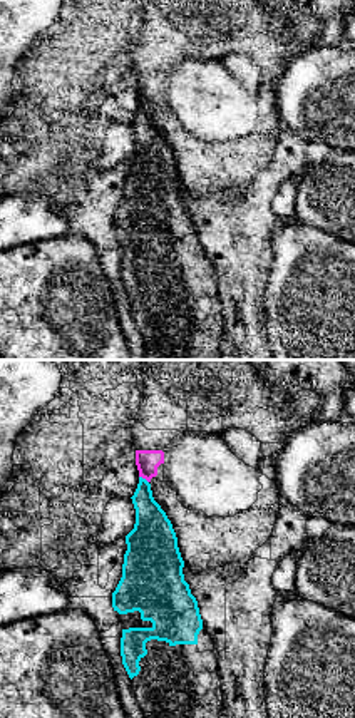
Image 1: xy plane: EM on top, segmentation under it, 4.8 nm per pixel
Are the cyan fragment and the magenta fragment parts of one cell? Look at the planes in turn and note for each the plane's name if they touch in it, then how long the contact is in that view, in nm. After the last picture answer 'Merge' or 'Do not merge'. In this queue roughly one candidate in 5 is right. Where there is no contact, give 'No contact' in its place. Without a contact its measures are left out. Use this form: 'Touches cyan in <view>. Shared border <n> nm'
Touches cyan in xy. Shared border 60 nm

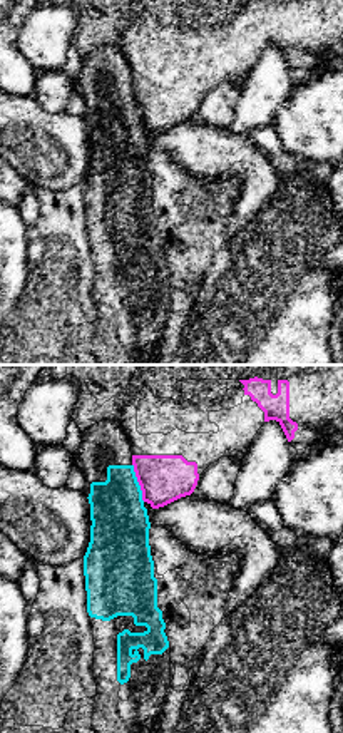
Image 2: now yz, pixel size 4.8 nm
Touches cyan in yz. Shared border 190 nm

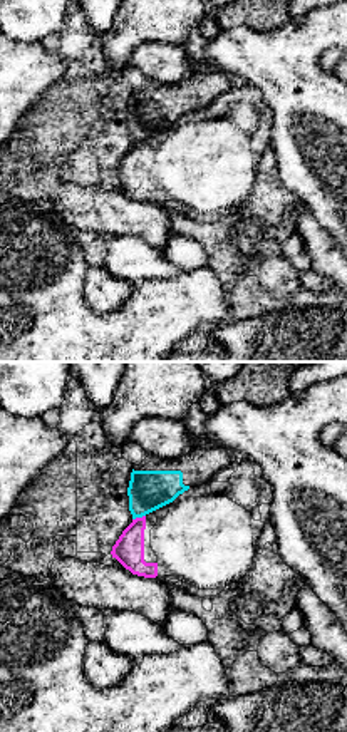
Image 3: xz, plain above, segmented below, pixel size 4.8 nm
Touches cyan in xz. Shared border 70 nm

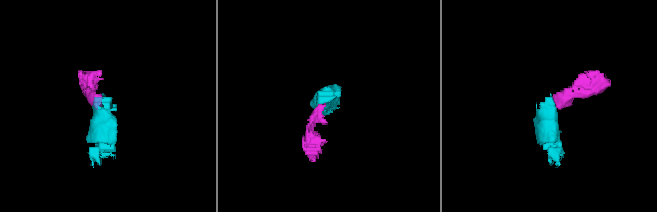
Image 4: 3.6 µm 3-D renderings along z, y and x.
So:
Do not merge

